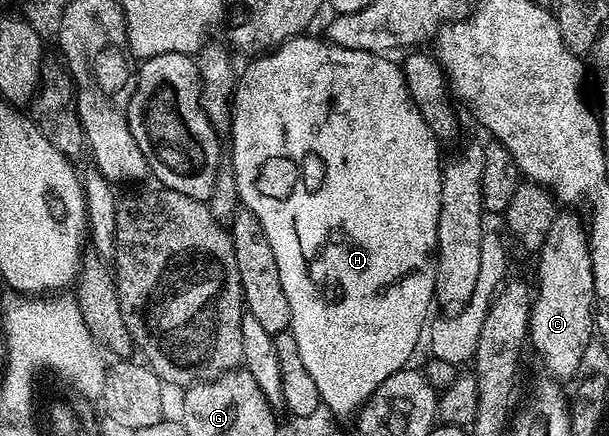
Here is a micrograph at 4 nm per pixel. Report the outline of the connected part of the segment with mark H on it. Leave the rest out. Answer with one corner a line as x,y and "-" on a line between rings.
301,34
292,36
263,54
257,55
240,72
231,100
232,162
230,169
236,177
239,203
250,209
254,218
262,222
266,238
270,238
270,250
274,250
274,262
278,262
278,278
282,278
282,290
286,290
286,302
290,302
290,329
294,342
298,342
298,354
310,370
314,386
318,386
321,405
330,409
336,418
351,417
394,374
405,367
416,352
416,343
426,332
428,311
434,308
436,294
436,243
438,242
438,214
442,194
441,141
426,126
418,106
408,93
404,69
387,55
366,50
346,50
346,46
331,44
326,38

